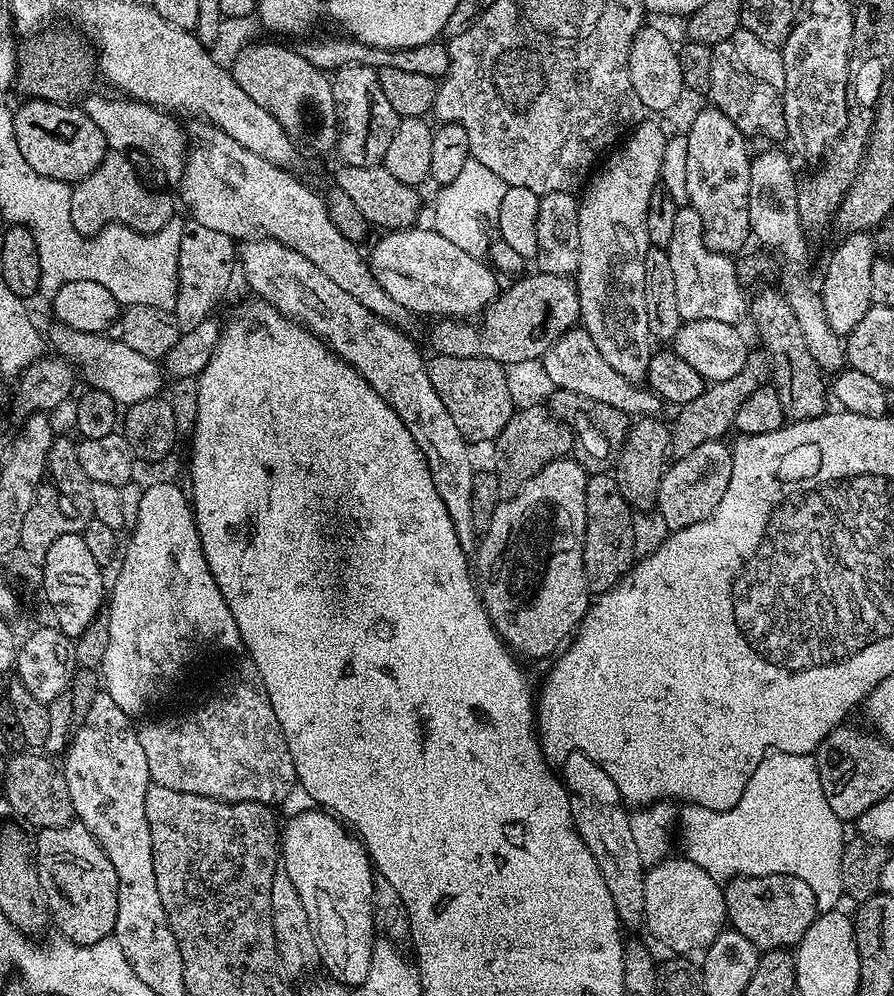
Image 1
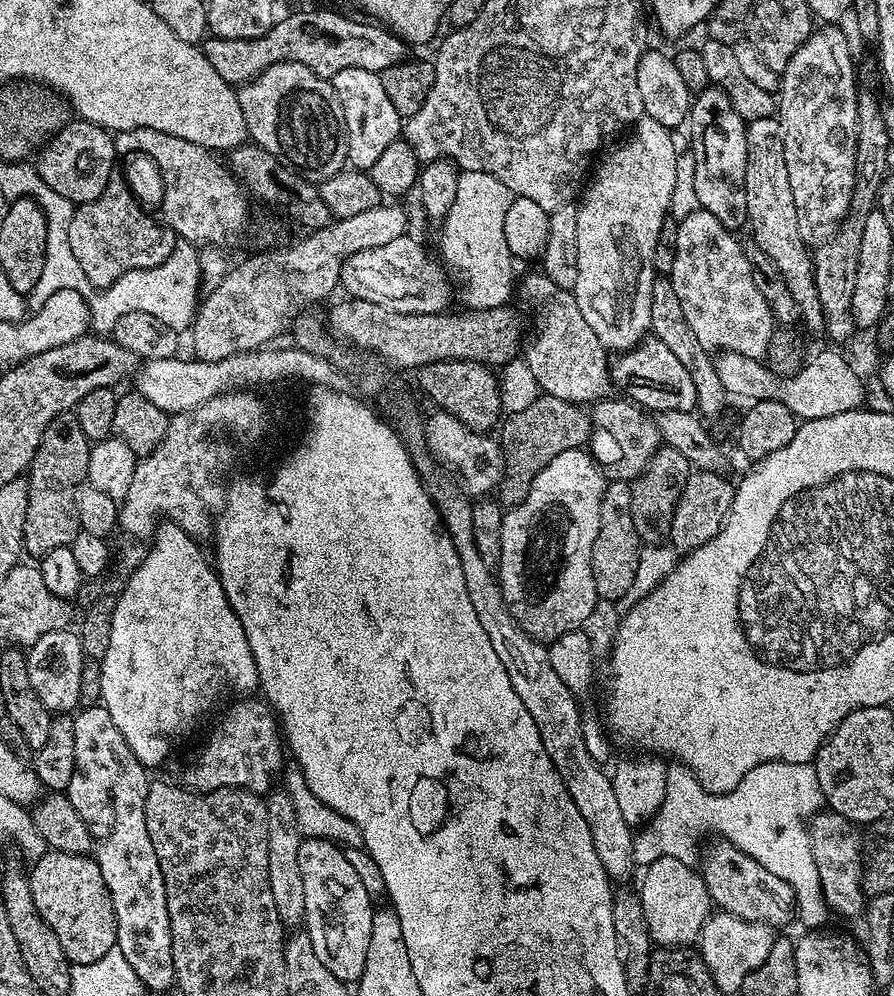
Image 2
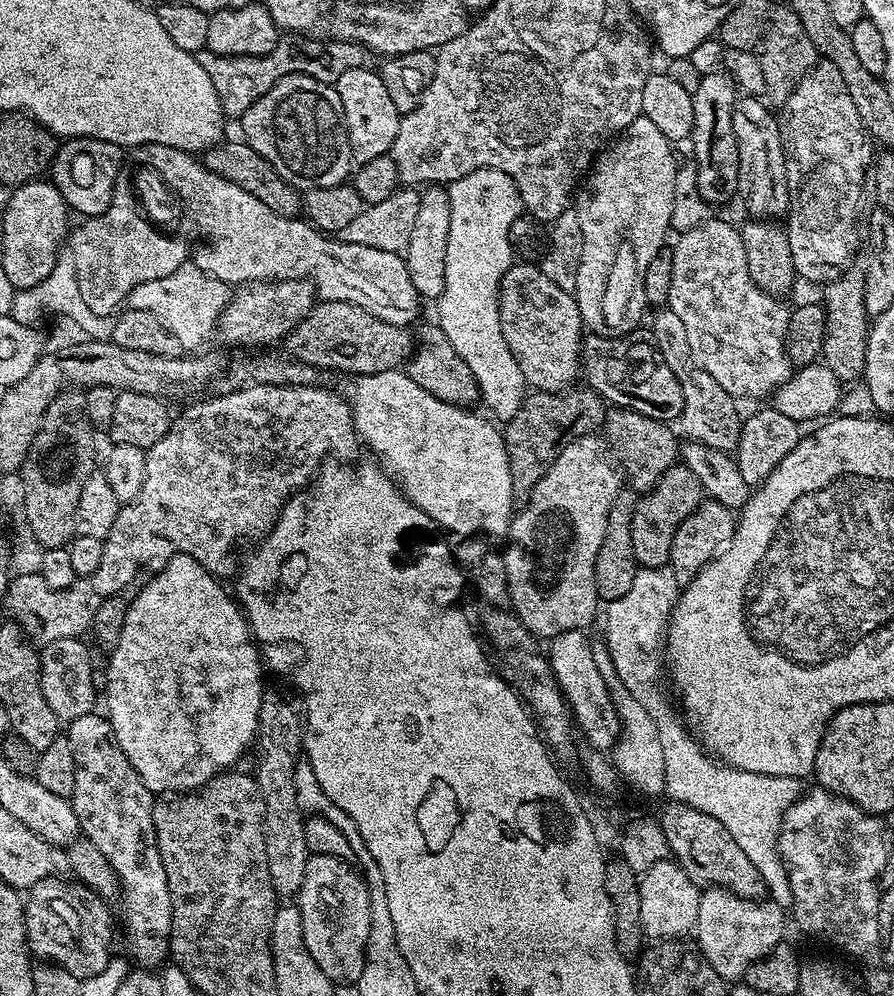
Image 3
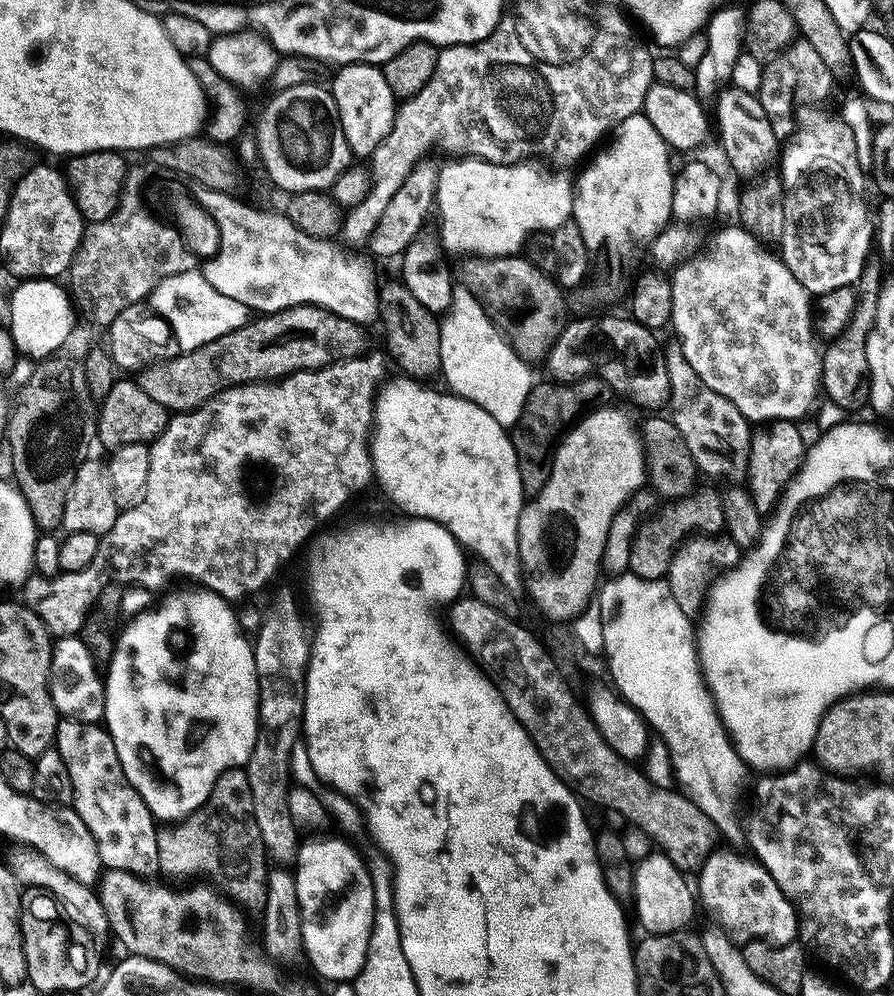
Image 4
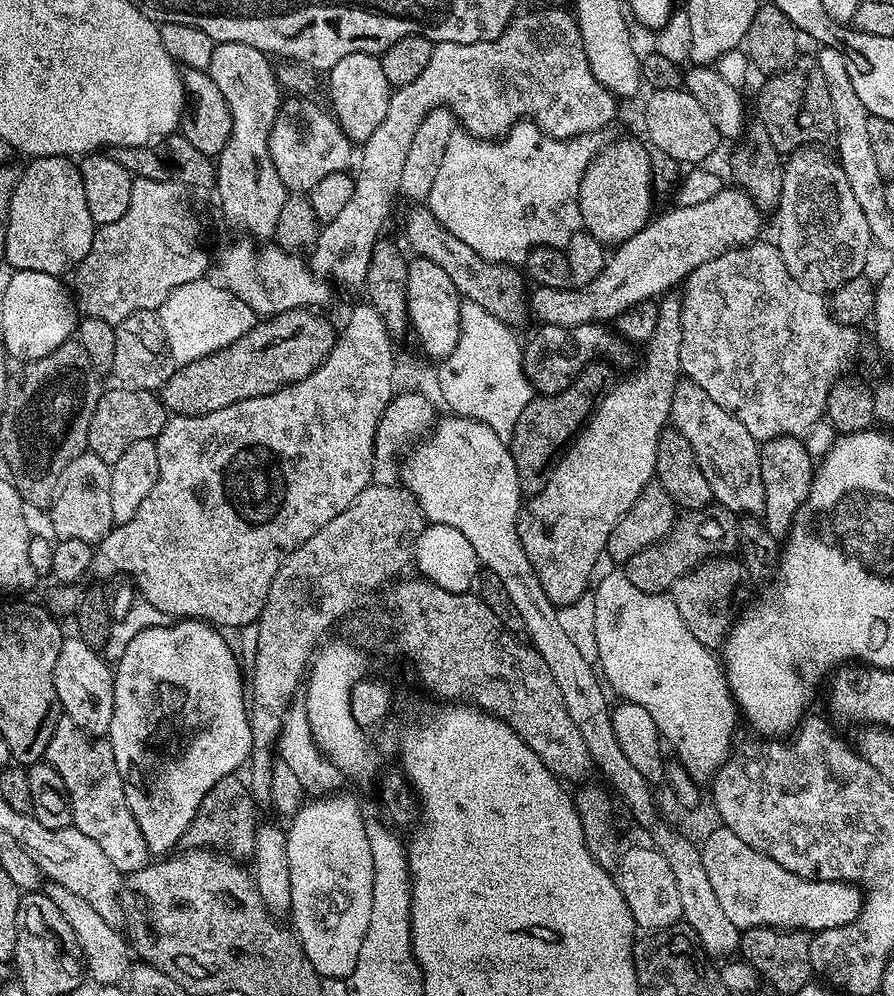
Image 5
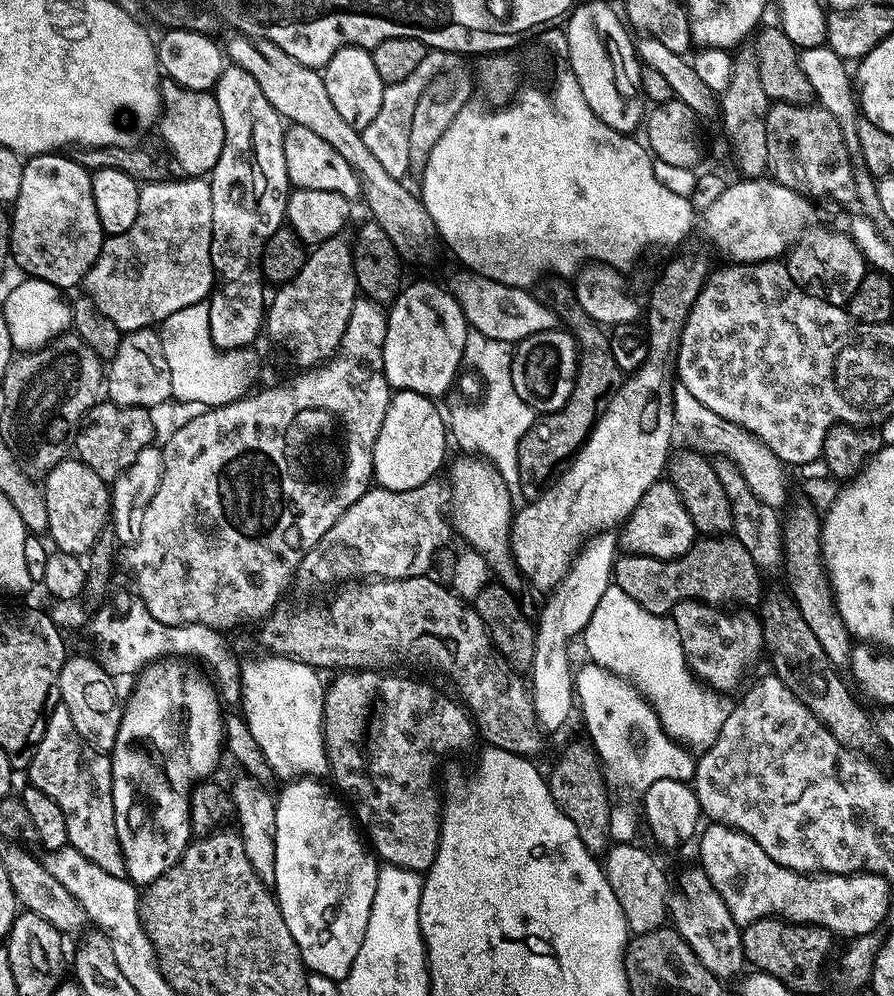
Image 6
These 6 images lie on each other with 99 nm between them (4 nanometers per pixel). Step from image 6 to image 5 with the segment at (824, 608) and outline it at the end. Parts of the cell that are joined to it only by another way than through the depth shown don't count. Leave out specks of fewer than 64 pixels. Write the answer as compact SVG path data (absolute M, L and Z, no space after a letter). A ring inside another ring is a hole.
M780 436L763 445L760 464L766 495L762 523L771 537L782 542L787 539L797 513L809 496L816 469L814 458L807 452L801 439L793 436Z

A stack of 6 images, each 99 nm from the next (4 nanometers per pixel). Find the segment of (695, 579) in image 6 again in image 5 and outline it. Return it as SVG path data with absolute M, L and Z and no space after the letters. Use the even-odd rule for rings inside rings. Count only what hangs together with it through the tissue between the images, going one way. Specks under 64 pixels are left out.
M709 506L689 511L677 519L668 537L634 554L634 558L630 558L628 563L623 565L623 574L630 578L630 582L634 582L634 586L638 586L638 590L667 593L674 586L674 582L687 576L692 569L699 568L713 558L724 558L735 553L741 543L740 529L737 513L725 508Z

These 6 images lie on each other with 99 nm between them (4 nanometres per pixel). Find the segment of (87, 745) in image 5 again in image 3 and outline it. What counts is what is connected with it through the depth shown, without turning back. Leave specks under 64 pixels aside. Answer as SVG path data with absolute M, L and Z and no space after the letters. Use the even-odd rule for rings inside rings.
M90 711L82 718L71 721L66 728L68 741L70 742L71 748L74 749L74 766L76 767L74 770L74 794L70 797L70 803L73 810L76 811L76 817L80 823L80 831L83 839L93 843L94 846L105 855L106 861L113 868L116 873L116 878L119 880L119 891L122 893L122 899L124 898L124 944L128 947L129 954L132 955L133 961L131 960L131 963L140 970L156 970L159 969L170 956L169 937L171 937L172 934L172 903L170 902L170 890L166 882L166 870L162 866L162 858L160 857L160 851L156 845L156 835L154 834L154 818L152 817L154 793L144 785L142 778L138 774L138 770L134 770L130 758L126 758L122 746L118 746L118 738L112 729L111 719L104 714L101 714L101 716L96 715L97 713L95 711Z

